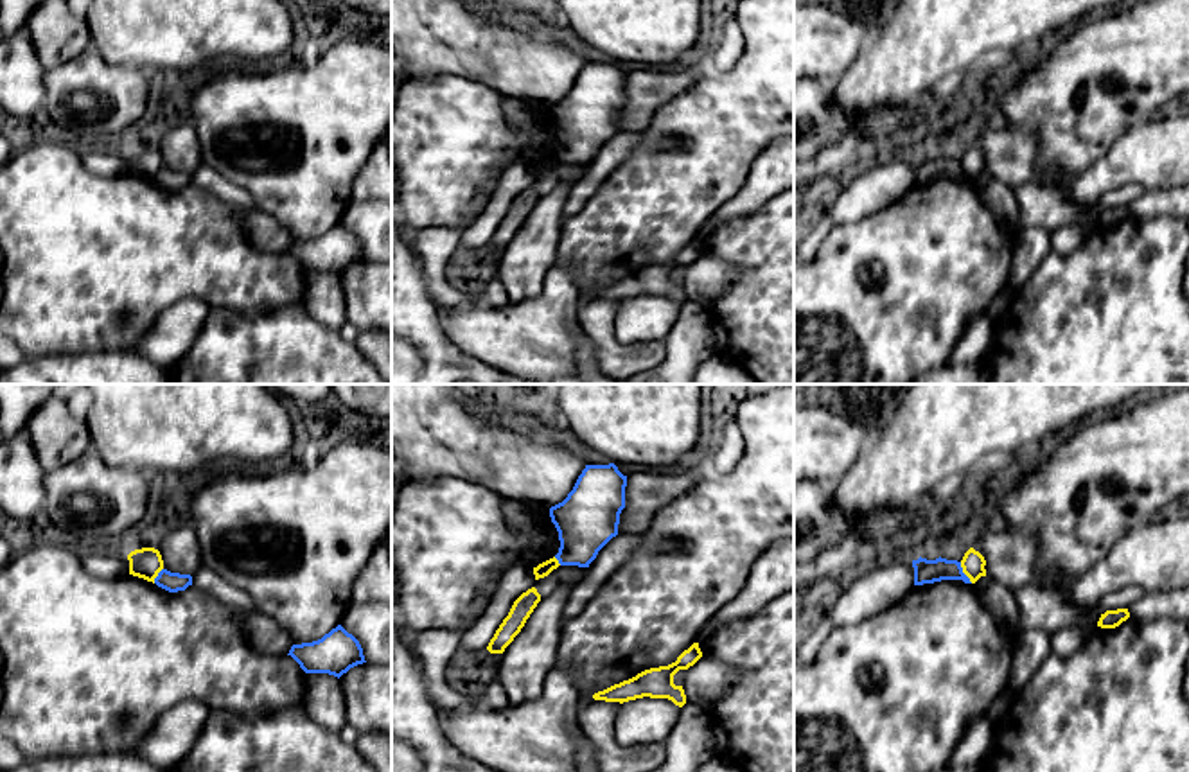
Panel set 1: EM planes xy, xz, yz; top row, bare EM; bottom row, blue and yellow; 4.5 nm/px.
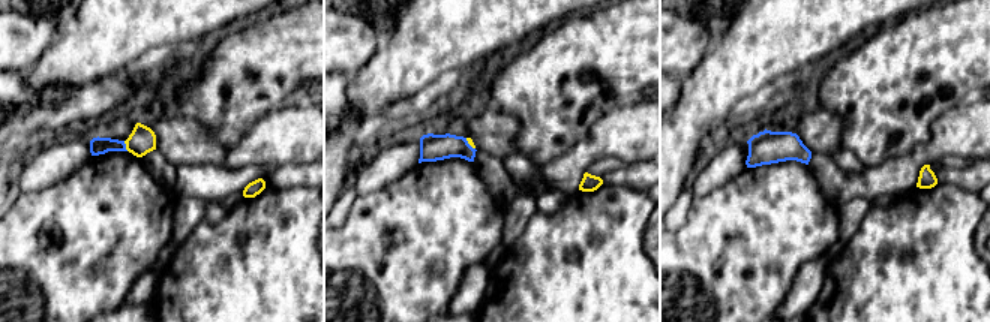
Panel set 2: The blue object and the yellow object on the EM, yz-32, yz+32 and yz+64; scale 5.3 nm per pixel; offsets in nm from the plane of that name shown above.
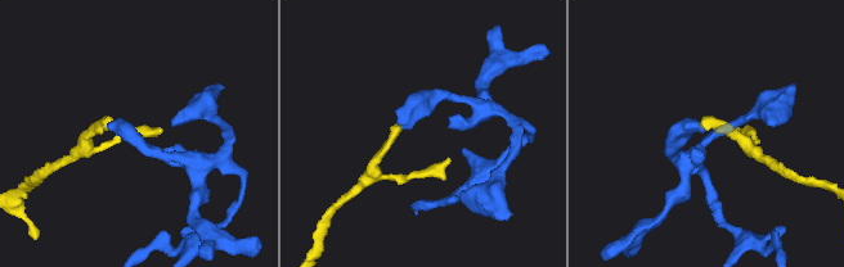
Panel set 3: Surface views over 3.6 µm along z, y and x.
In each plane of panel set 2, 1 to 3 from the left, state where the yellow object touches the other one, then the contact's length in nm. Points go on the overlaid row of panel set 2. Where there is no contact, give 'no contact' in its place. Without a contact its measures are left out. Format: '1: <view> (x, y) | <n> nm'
1: yz-32 (125, 146) | 60 nm
2: yz+32 (468, 144) | 80 nm
3: no contact

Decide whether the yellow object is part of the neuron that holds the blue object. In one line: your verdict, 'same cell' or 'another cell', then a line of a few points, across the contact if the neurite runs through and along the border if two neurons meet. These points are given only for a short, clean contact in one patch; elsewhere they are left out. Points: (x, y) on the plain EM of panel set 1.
another cell; line yz (960, 160), (972, 180)

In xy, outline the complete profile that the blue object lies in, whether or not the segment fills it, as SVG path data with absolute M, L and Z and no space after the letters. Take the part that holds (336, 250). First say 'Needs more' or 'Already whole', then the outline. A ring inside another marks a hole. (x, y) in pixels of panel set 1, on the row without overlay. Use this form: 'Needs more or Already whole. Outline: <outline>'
Already whole. Outline: M341 223L321 237L293 242L289 251L305 271L329 271L341 275L350 266L366 260L359 239Z

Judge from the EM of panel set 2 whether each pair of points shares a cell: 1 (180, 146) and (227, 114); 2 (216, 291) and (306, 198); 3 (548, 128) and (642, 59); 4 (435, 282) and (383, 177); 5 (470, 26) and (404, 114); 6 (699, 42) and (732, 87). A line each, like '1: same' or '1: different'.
1: different
2: same
3: same
4: different
5: different
6: different

